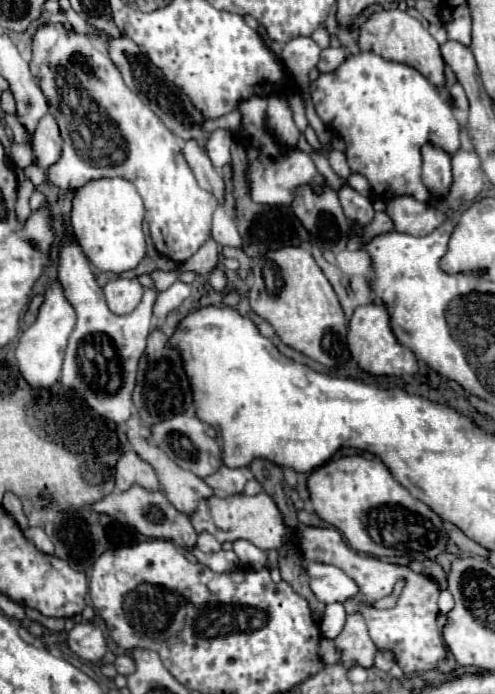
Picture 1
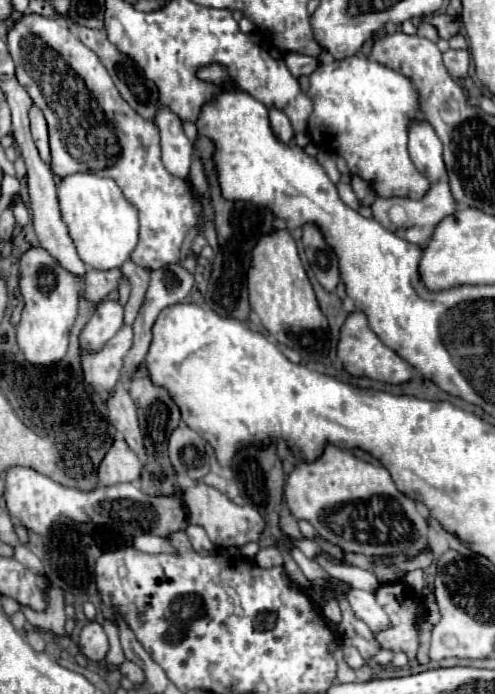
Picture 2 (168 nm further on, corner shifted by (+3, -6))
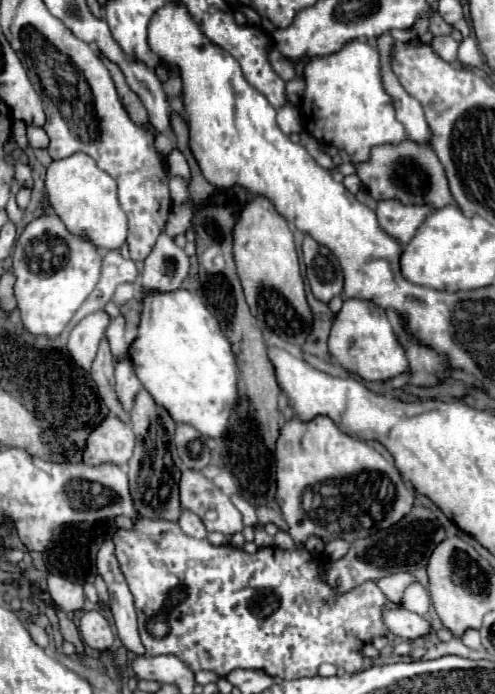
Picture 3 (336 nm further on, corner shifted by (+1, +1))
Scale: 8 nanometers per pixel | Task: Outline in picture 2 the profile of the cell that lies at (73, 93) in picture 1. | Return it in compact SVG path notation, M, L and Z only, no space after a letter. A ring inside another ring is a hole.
M24 15L8 33L8 49L16 63L18 81L48 121L52 173L58 177L94 173L114 179L140 213L140 241L132 261L150 271L178 263L182 241L200 221L204 207L190 183L174 177L162 165L156 123L136 115L116 91L98 55L58 19Z

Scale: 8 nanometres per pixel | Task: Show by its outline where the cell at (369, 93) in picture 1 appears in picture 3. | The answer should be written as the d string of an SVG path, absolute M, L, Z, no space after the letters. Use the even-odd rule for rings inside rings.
M350 40L346 48L322 58L314 58L304 68L306 90L302 98L302 124L308 134L320 134L322 140L346 150L350 160L364 162L370 156L372 146L398 144L406 138L404 126L396 120L392 100L382 88L380 60L372 44L364 40Z

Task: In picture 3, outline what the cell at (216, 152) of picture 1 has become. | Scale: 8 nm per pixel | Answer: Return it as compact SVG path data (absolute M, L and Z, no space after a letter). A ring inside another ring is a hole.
M173 148L172 152L165 157L165 164L171 175L180 176L184 180L190 178L190 168L178 148Z

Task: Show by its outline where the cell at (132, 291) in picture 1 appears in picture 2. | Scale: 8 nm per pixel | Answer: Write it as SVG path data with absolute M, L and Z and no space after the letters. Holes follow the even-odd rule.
M104 301L96 309L88 325L82 329L80 345L90 351L98 351L108 339L116 335L116 331L122 325L124 325L124 305L120 305L118 301Z

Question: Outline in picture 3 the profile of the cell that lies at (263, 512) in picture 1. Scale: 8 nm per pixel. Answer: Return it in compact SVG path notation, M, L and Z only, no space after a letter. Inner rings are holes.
M184 470L180 478L180 506L200 516L208 532L220 532L232 536L240 532L242 514L230 502L230 498L214 486L202 472Z

